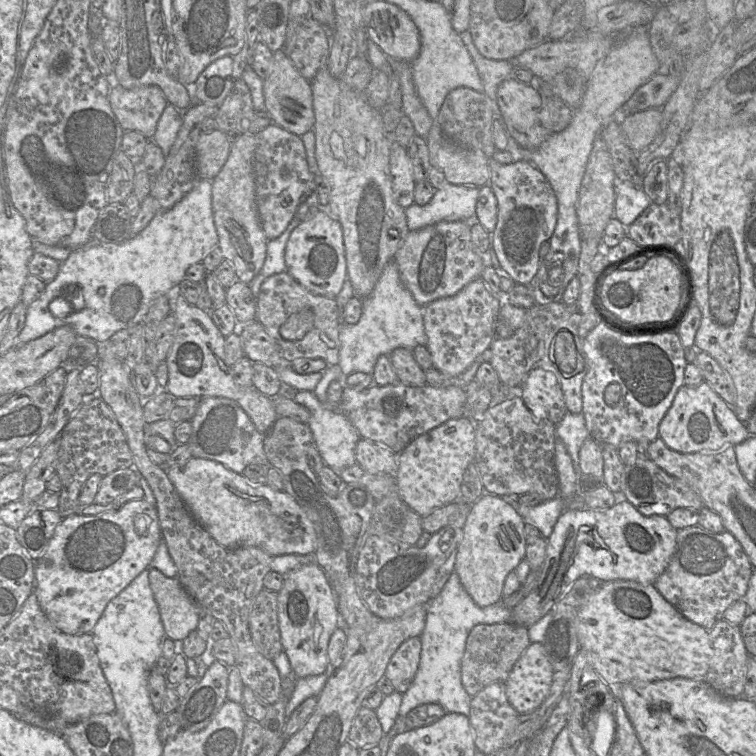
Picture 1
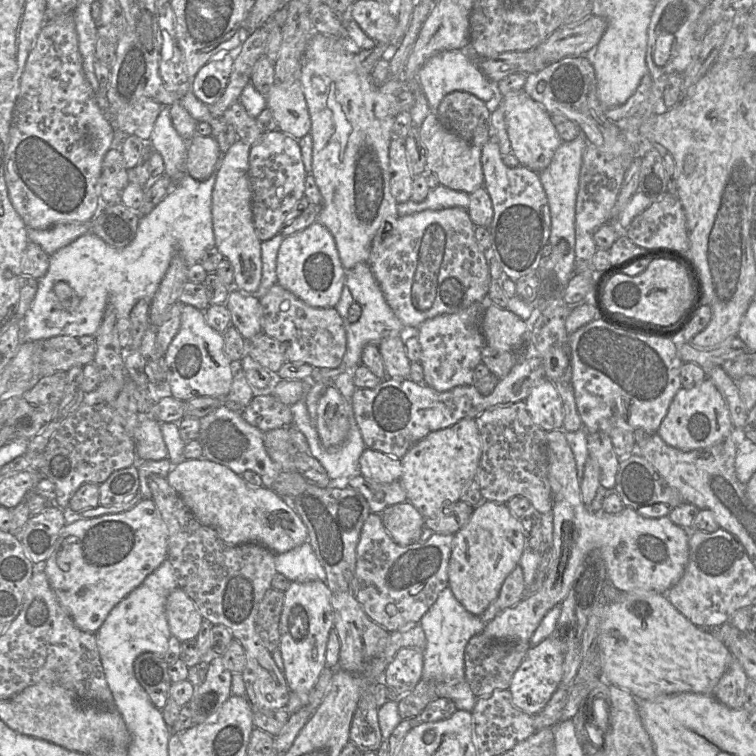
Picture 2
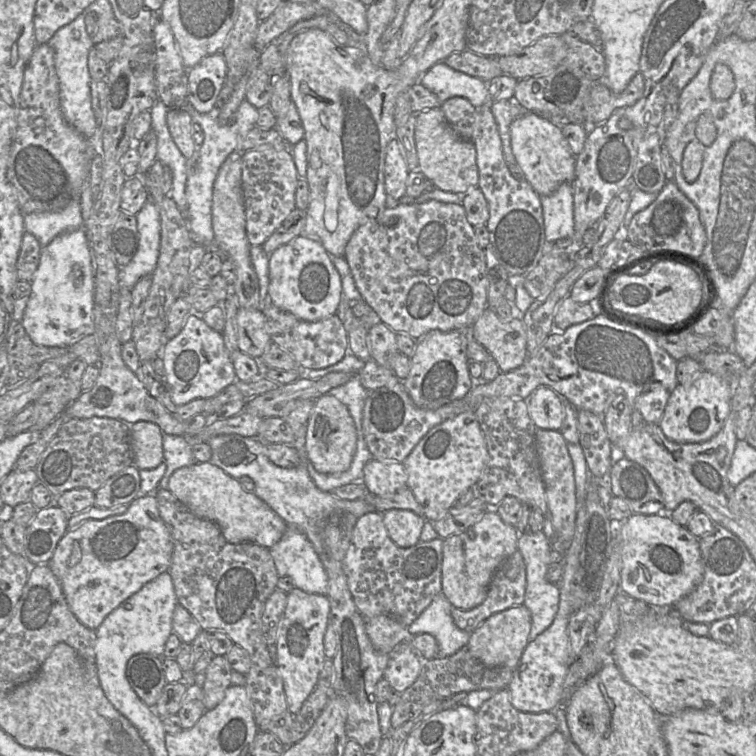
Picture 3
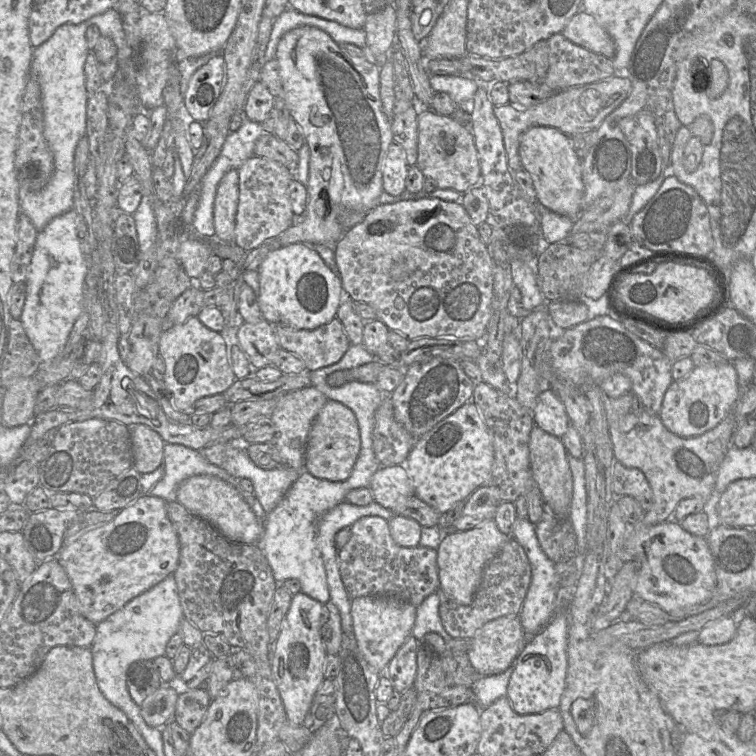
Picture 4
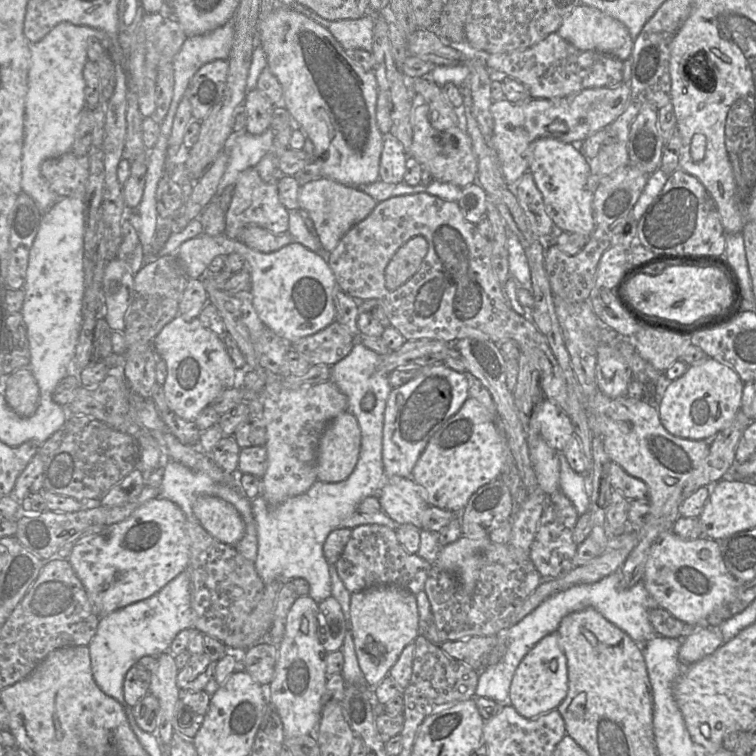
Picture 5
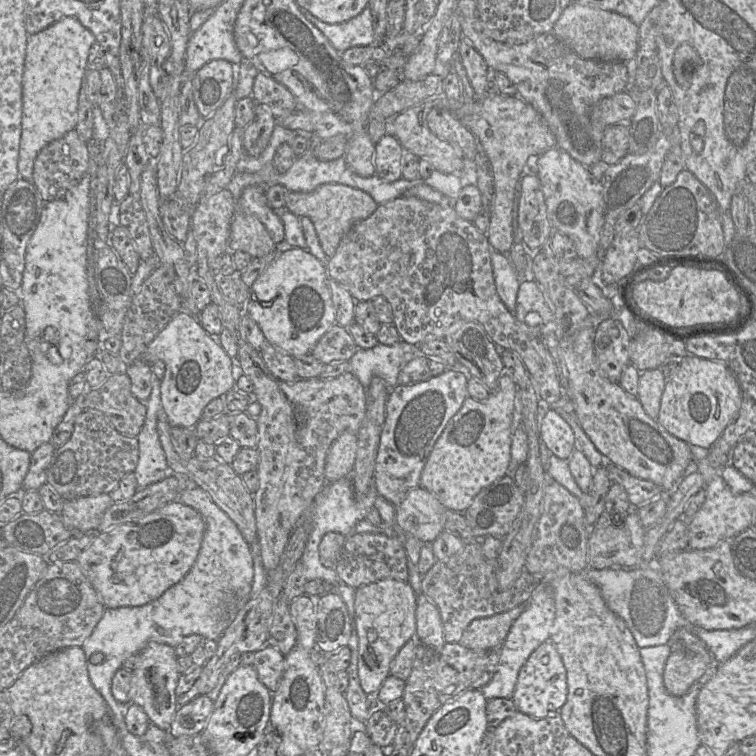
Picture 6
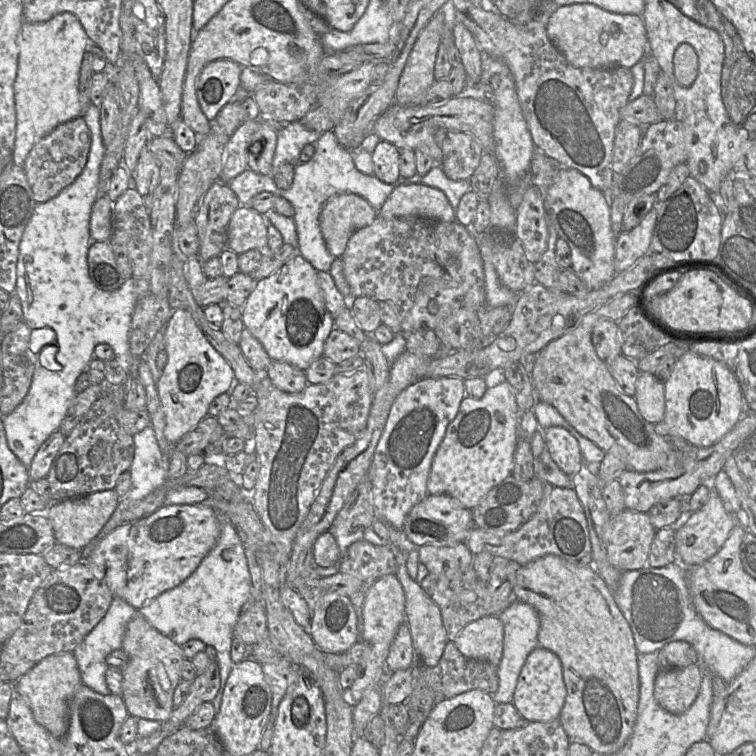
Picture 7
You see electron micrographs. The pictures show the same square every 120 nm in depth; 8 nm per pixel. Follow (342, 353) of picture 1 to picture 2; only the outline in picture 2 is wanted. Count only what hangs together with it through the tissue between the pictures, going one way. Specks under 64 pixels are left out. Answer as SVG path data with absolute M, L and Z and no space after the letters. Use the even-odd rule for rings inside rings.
M358 263L352 269L346 270L345 285L350 289L354 301L359 303L362 309L358 321L351 323L348 320L343 320L347 346L342 363L347 371L353 371L361 364L362 351L367 344L378 345L386 336L405 334L405 327L386 302L383 292L367 263Z

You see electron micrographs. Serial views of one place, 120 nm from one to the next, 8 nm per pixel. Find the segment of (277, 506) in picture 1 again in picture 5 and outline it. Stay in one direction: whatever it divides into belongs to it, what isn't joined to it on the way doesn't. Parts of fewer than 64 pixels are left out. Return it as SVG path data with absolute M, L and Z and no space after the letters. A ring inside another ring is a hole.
M200 496L193 505L193 513L202 527L219 541L235 545L244 535L244 522L229 502L213 496Z

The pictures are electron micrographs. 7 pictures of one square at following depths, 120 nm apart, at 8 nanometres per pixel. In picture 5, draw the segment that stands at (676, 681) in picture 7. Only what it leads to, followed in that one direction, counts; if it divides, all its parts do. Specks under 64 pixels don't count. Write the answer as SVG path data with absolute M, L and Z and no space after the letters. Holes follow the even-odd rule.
M709 626L682 640L678 660L686 668L715 652L723 643L718 626Z

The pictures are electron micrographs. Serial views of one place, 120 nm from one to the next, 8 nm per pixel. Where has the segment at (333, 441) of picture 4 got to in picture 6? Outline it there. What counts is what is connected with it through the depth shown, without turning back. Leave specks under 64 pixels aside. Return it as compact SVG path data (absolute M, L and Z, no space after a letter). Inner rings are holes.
M344 432L331 445L325 463L326 482L350 477L358 448L357 434Z

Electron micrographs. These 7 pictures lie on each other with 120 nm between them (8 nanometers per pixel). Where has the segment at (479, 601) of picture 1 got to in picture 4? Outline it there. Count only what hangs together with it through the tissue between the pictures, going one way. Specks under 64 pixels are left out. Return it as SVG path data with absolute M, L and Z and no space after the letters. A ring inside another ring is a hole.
M493 519L467 531L443 531L443 537L437 548L439 588L458 604L471 604L480 585L484 568L510 539L513 538L503 534Z

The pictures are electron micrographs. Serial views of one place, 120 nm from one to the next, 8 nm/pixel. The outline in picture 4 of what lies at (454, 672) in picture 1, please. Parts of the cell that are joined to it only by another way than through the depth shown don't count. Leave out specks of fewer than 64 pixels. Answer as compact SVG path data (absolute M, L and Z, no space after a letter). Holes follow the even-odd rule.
M436 591L427 596L417 607L416 618L411 630L411 635L419 641L429 632L439 634L445 643L448 643L453 639L446 632L441 622L439 614L439 596Z

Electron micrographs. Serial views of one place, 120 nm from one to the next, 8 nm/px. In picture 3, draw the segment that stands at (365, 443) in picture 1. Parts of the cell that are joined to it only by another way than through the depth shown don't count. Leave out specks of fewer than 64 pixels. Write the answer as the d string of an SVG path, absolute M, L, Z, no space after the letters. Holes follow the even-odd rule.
M371 458L363 468L363 483L368 494L391 496L407 487L407 473L402 462Z

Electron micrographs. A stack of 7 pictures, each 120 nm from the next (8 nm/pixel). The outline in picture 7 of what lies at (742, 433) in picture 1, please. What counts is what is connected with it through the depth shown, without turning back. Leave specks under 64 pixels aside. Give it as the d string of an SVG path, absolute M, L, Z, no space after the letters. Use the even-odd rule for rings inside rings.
M691 350L684 352L677 358L670 377L664 382L664 396L665 415L661 422L654 424L655 432L660 436L680 436L696 447L713 446L741 418L743 394L736 376L723 363Z

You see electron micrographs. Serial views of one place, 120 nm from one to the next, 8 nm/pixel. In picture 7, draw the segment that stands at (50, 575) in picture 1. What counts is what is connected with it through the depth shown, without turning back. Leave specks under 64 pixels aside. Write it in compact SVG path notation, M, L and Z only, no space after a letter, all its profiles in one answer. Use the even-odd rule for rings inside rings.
M201 502L197 504L188 504L188 505L163 505L151 515L148 515L134 522L128 522L126 524L123 524L115 528L112 532L110 532L103 539L101 539L100 542L97 544L97 546L91 551L89 556L83 558L82 561L88 567L91 568L94 575L99 580L101 580L107 585L111 593L114 595L114 597L119 597L125 600L128 604L130 604L134 608L140 608L147 601L150 601L151 599L161 595L163 592L178 586L184 580L186 580L197 569L203 558L216 545L219 536L220 536L220 515L214 509L214 507L208 502Z

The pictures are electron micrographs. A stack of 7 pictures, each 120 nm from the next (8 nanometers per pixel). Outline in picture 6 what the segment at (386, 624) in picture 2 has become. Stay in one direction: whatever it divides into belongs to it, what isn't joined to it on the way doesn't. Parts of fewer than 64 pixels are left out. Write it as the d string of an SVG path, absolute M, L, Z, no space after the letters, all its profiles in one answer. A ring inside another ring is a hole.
M351 533L346 537L335 570L339 579L354 589L383 579L408 581L407 553L396 537L381 533Z

